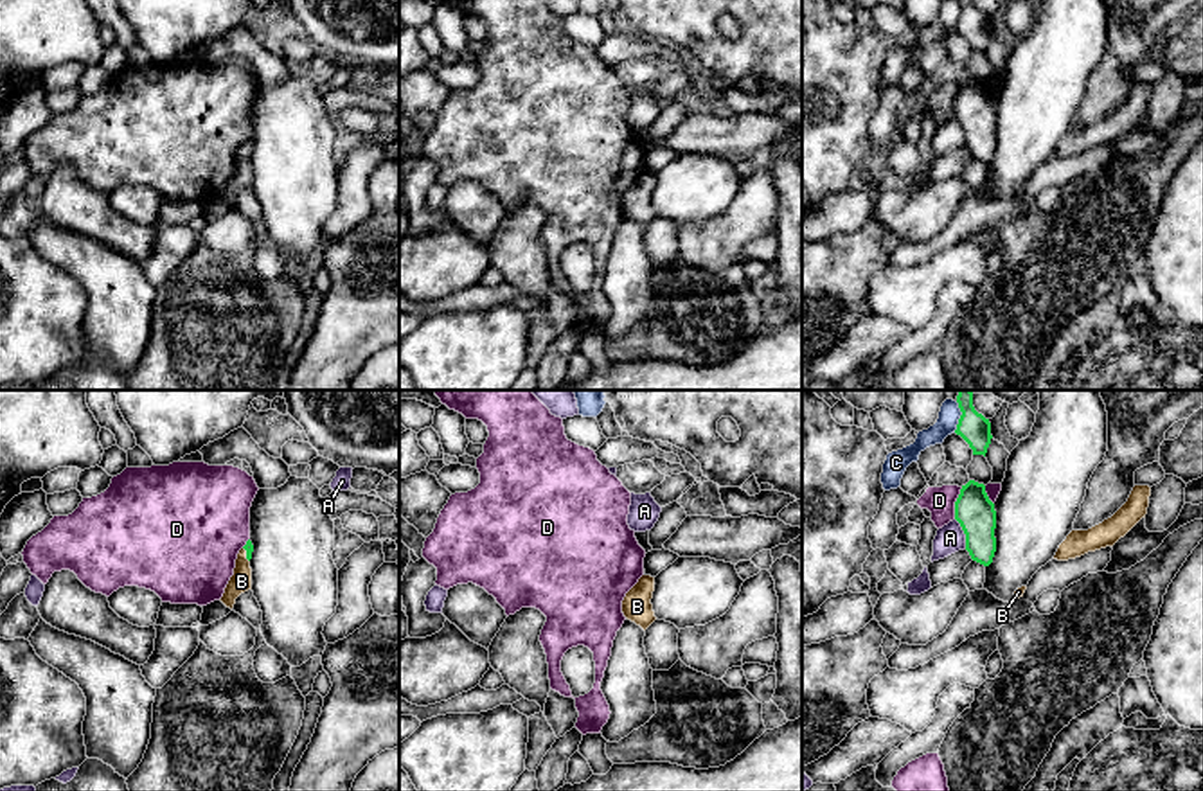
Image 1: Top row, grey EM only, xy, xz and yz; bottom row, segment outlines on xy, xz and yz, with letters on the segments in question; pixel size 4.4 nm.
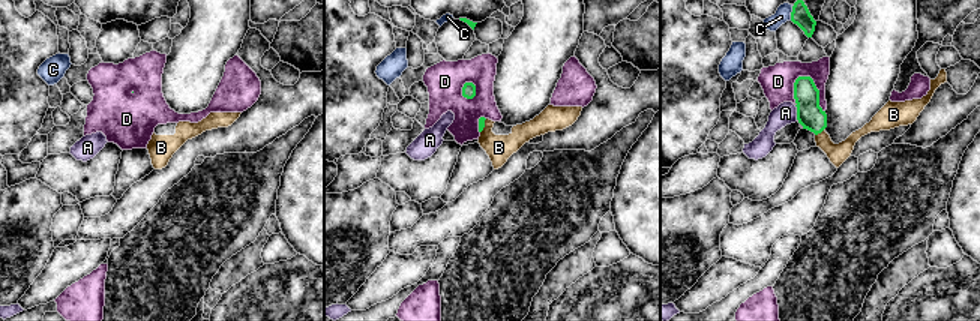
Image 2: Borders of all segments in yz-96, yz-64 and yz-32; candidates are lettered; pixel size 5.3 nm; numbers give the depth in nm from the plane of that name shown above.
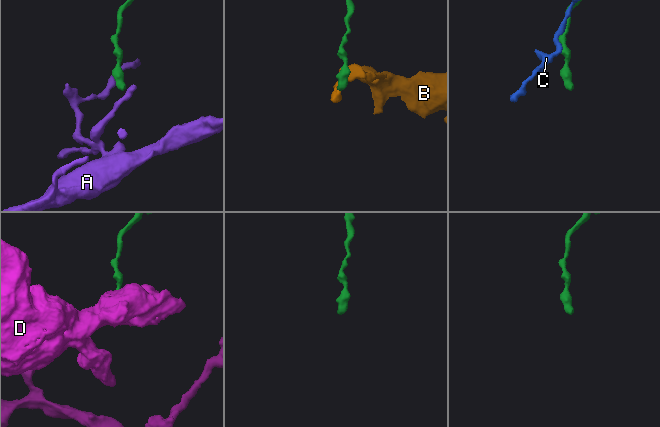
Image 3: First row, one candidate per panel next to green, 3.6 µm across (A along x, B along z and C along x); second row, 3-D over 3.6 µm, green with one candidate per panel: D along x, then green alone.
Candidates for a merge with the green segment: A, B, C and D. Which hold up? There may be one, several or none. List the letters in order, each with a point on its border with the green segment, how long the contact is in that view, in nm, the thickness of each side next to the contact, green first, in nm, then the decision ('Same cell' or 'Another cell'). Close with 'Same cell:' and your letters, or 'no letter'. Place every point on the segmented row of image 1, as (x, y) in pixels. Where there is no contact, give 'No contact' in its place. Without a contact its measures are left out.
A: Touches green at yz (964, 533). Shared border 140 nm. Thickness 170 nm (green) against 120 nm. Another cell
B: Touches green at xy (247, 554). Shared border 80 nm. Thickness 50 nm (green) against 100 nm. Same cell
C: Touches green at yz (961, 417). Shared border 140 nm. Thickness 140 nm (green) against 100 nm. Another cell
D: Touches green at yz (955, 504). Shared border 150 nm. Thickness 170 nm (green) against 130 nm. Another cell
Same cell: B

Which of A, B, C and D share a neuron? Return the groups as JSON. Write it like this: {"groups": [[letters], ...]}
{"groups": [["A"], ["B"], ["C"], ["D"]]}

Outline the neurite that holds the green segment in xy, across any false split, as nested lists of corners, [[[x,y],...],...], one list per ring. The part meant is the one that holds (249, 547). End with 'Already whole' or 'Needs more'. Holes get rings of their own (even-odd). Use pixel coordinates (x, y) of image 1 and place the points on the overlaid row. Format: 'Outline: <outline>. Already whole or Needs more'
Outline: [[[248,539],[246,545],[237,554],[234,575],[230,577],[223,597],[219,599],[230,609],[234,608],[236,599],[241,593],[252,590],[252,568],[250,568],[252,552],[254,545]]]. Needs more

